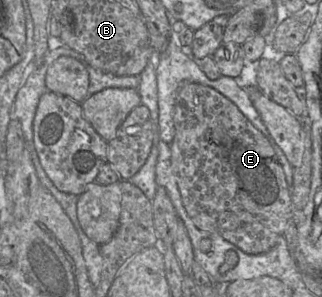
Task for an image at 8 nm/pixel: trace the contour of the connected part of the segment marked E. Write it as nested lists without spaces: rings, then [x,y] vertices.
[[[187,82],[178,90],[174,111],[174,126],[175,134],[170,143],[172,170],[176,177],[183,207],[194,225],[201,230],[219,234],[246,254],[262,254],[272,249],[284,236],[291,218],[295,218],[295,209],[284,170],[278,162],[268,139],[242,114],[232,101],[214,88],[195,82]]]

